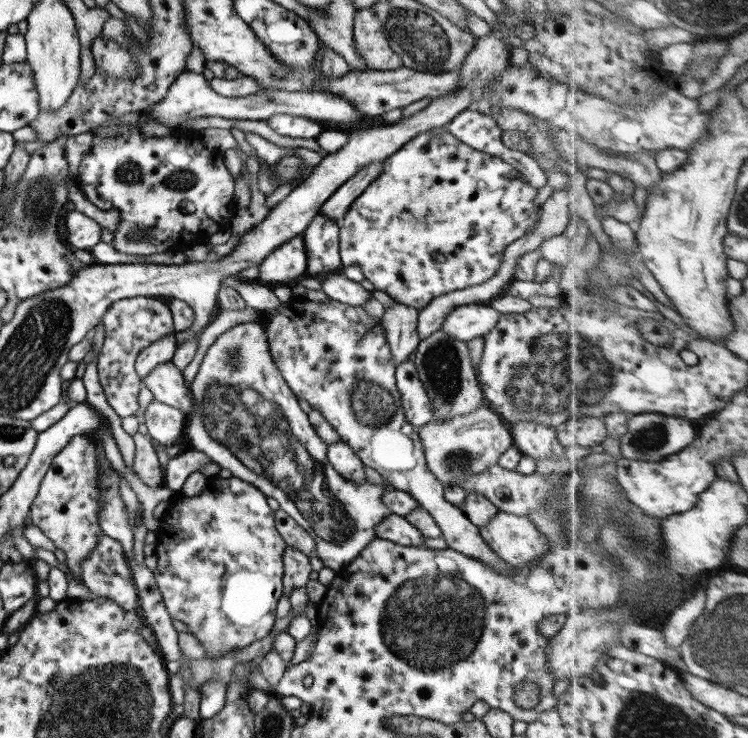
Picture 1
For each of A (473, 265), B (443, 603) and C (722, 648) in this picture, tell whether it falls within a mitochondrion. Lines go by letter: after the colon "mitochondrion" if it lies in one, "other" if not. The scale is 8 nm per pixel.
A: other
B: mitochondrion
C: mitochondrion

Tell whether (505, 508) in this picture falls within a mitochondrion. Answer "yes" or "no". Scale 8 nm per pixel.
no

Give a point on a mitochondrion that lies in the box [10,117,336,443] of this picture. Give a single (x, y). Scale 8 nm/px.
(42, 194)

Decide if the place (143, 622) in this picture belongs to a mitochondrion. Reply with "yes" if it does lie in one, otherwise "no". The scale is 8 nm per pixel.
no

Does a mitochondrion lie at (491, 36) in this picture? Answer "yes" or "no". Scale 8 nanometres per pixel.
no

